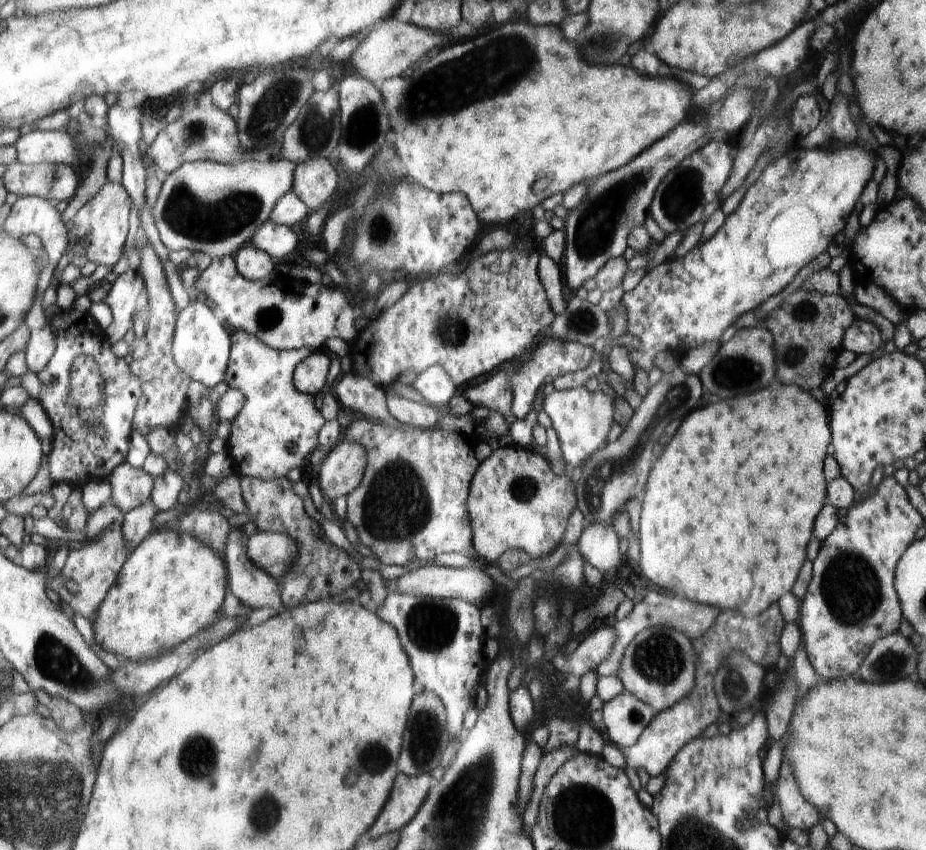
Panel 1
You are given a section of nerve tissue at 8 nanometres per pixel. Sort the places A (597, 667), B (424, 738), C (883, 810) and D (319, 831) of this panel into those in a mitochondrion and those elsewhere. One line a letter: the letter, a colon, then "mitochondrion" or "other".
A: other
B: mitochondrion
C: other
D: other

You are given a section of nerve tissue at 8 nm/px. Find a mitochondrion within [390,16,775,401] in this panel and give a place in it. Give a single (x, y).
(476, 76)

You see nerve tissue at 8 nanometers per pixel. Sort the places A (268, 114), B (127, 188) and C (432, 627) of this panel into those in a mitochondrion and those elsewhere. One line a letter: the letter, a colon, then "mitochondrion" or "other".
A: mitochondrion
B: other
C: mitochondrion

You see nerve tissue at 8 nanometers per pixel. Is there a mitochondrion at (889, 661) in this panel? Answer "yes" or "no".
yes

